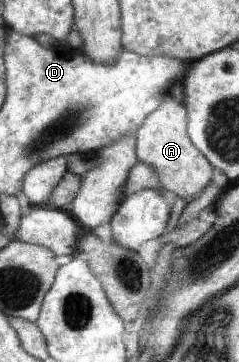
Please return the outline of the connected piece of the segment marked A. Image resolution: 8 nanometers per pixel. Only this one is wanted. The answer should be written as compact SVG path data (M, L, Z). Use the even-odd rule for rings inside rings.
M171 95L164 97L162 105L148 115L136 131L136 157L138 161L156 169L160 185L165 191L172 191L186 201L192 201L213 179L212 165L189 139L186 109L174 101Z

